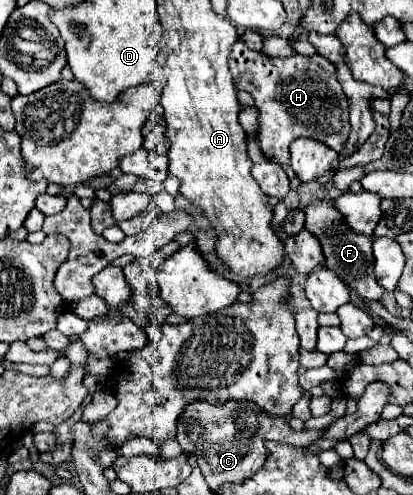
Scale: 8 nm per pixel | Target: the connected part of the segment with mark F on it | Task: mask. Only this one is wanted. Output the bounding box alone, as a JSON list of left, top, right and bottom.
[305,200,385,300]

